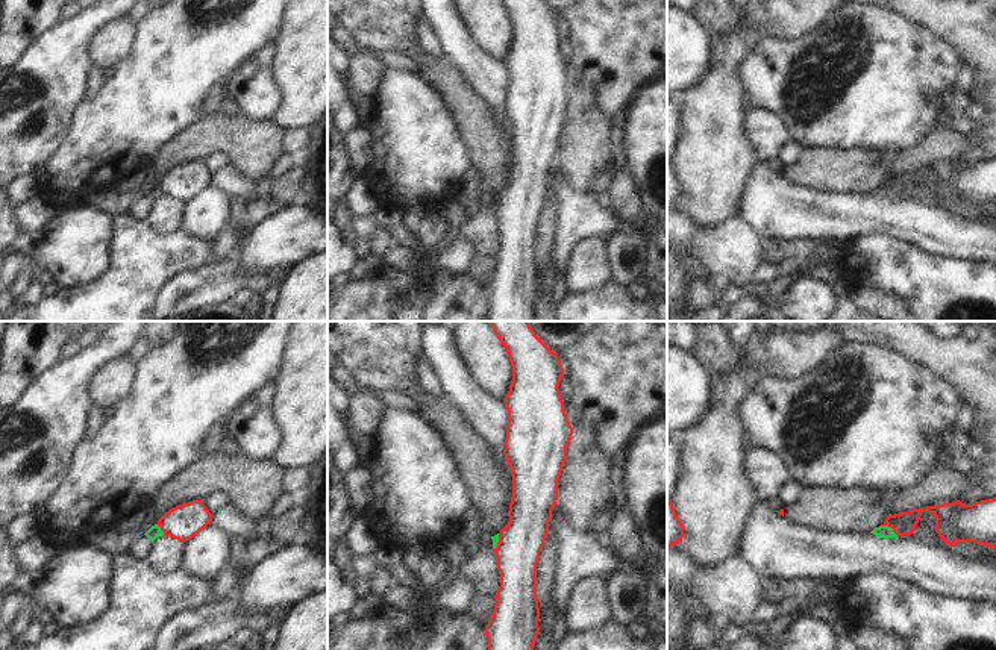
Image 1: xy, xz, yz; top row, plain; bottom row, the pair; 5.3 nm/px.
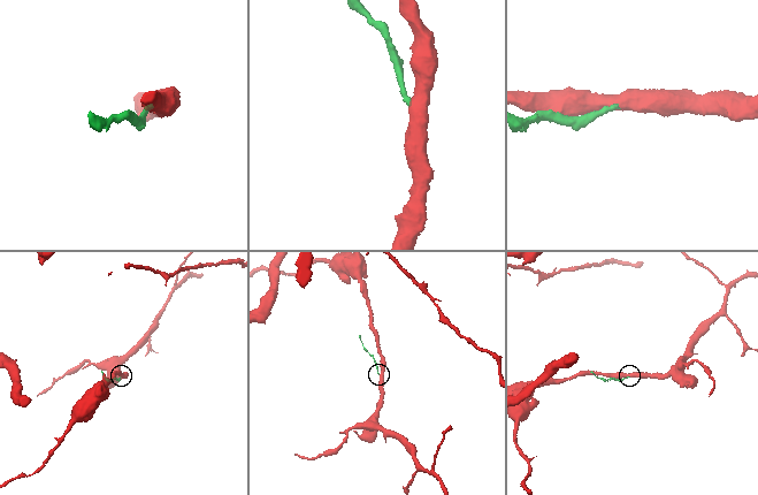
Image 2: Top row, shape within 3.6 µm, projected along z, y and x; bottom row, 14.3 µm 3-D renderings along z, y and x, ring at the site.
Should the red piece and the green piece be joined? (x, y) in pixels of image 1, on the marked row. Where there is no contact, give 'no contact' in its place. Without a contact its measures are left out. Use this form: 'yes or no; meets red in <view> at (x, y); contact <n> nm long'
no; meets red in yz at (890, 526); contact 110 nm long

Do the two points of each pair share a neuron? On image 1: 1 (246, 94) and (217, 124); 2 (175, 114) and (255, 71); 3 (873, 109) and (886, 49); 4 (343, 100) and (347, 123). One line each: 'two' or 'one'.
1: two
2: two
3: one
4: one

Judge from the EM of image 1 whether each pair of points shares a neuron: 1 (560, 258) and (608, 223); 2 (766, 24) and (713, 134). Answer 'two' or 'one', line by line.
1: one
2: one

